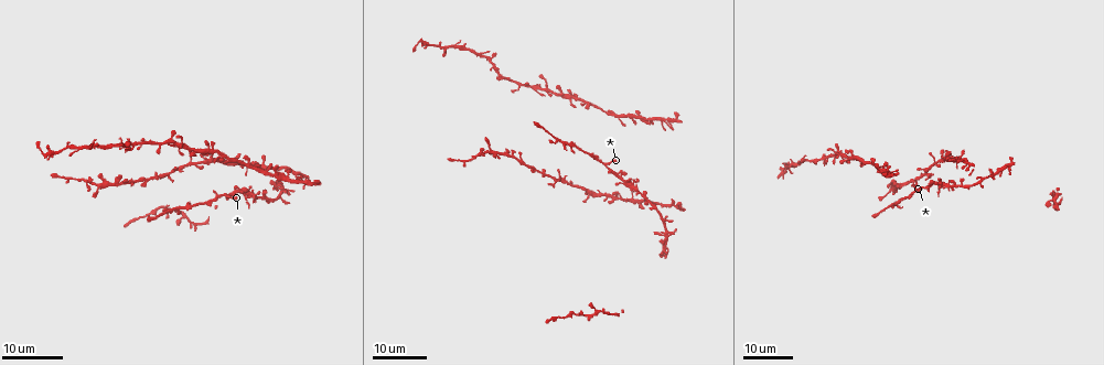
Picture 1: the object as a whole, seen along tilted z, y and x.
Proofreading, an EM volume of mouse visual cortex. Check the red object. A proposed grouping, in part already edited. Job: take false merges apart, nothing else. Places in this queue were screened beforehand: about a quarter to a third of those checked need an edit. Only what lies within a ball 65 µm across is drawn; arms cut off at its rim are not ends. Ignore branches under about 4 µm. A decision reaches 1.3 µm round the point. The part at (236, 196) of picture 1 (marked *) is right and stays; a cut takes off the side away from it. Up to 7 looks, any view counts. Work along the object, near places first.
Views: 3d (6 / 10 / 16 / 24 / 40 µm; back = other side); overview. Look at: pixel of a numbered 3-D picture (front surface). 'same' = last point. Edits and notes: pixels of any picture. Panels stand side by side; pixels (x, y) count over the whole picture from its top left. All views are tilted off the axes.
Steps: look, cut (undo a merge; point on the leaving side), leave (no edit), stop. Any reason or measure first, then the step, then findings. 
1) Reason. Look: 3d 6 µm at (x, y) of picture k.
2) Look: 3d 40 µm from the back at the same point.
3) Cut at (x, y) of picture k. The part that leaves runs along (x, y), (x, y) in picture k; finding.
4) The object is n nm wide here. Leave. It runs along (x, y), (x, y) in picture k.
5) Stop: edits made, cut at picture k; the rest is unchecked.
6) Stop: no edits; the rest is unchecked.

Branch point. Look: 3d 24 µm at (226, 195) of picture 1.

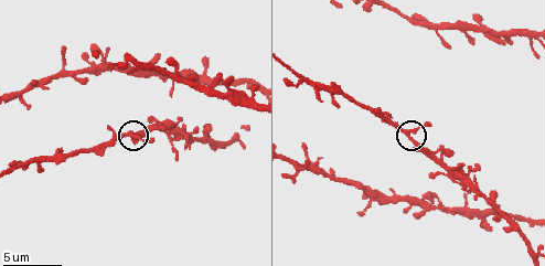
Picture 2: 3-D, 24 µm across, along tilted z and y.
Zoom in. Look: 3d 10 µm at (130, 132) of picture 2.

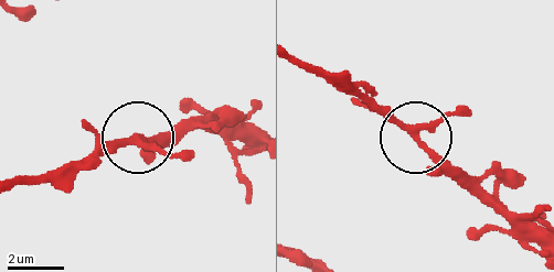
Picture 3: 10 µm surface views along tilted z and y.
Look: 3d 6 µm at (418, 136) of picture 3.

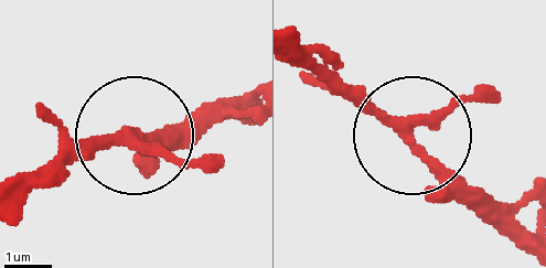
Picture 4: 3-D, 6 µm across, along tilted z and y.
3 arms meet here. Leave. It runs along (216, 157), (171, 157), (109, 135), (54, 184) in picture 4; one cell here.

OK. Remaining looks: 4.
Four or more arms meet. Look: 3d 10 µm at (31, 86) of picture 2.

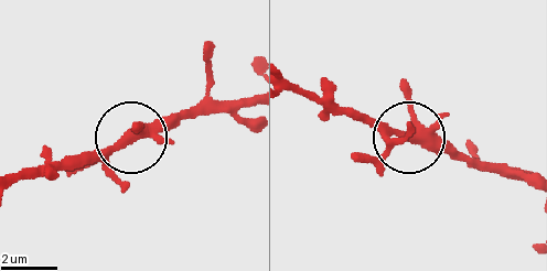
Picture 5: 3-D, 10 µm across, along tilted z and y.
Look: 3d 10 µm from the back at (124, 140) of picture 5.

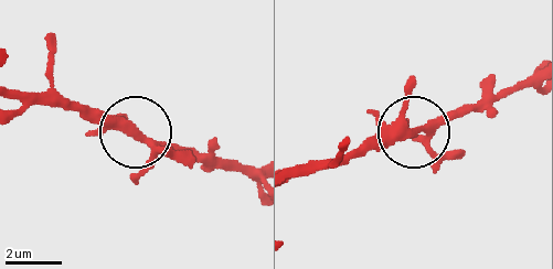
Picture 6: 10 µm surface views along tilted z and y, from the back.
Leave. One cell here.

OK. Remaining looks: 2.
Two arms in line, one across. Look: 3d 24 µm at (567, 98) of picture 1.

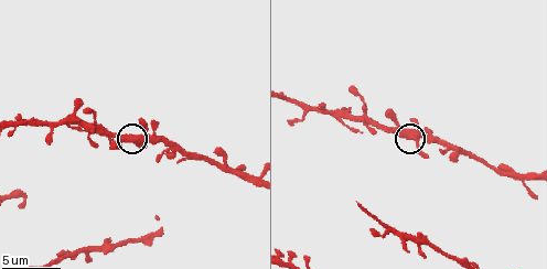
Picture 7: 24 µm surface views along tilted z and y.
Look: 3d 6 µm at (415, 140) of picture 7.

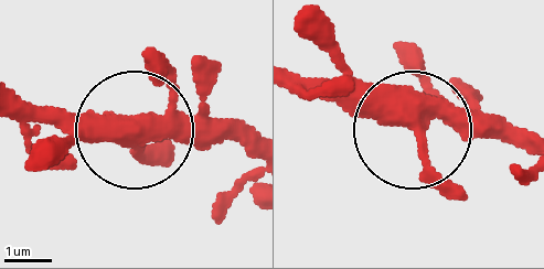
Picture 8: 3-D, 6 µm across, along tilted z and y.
Leave. Continuous, no second cell.

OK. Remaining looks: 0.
Stop: no edits; the rest is unchecked.

